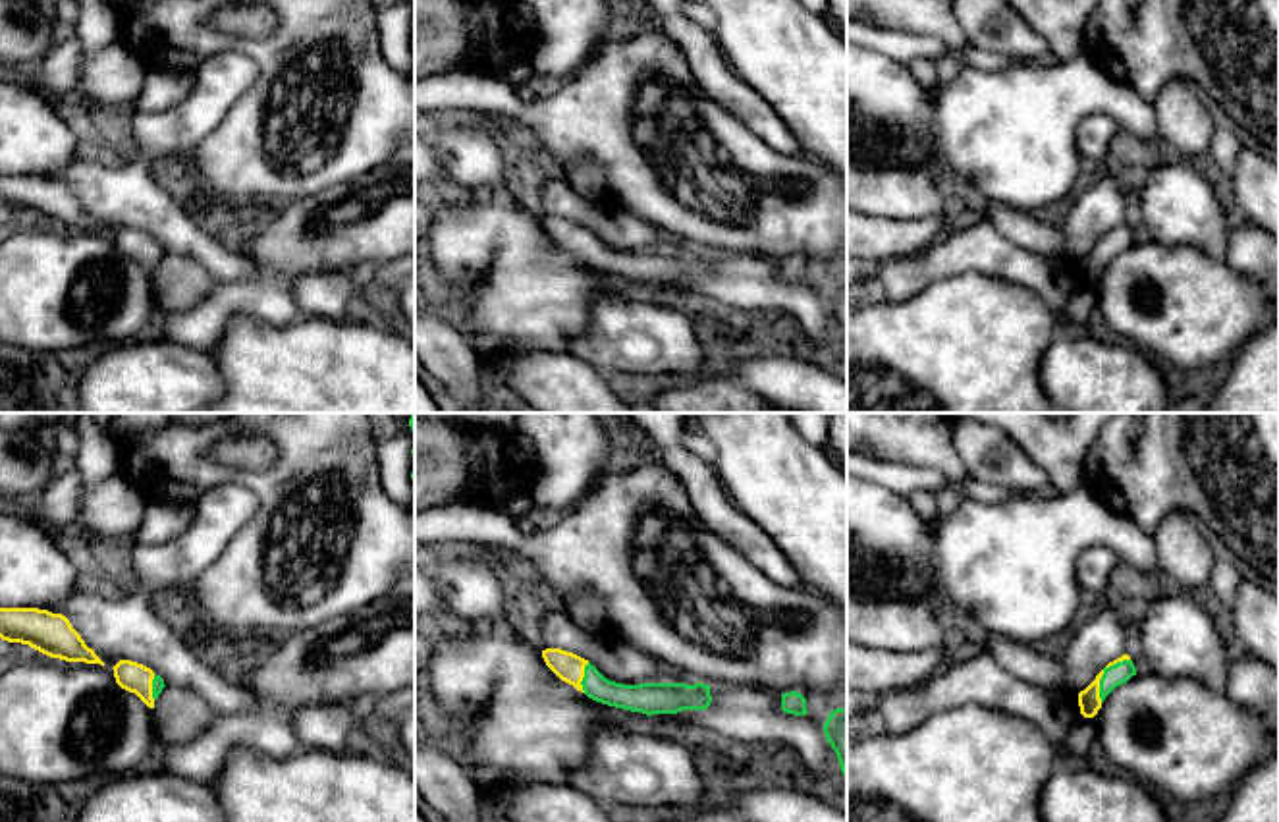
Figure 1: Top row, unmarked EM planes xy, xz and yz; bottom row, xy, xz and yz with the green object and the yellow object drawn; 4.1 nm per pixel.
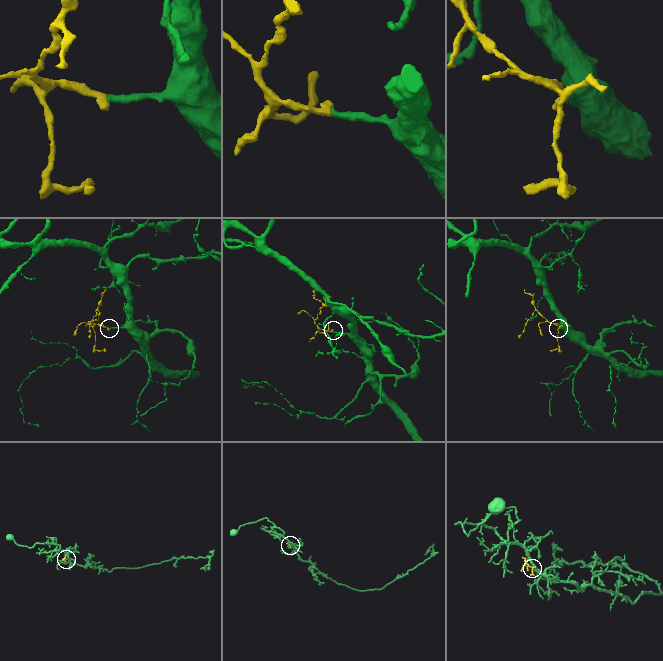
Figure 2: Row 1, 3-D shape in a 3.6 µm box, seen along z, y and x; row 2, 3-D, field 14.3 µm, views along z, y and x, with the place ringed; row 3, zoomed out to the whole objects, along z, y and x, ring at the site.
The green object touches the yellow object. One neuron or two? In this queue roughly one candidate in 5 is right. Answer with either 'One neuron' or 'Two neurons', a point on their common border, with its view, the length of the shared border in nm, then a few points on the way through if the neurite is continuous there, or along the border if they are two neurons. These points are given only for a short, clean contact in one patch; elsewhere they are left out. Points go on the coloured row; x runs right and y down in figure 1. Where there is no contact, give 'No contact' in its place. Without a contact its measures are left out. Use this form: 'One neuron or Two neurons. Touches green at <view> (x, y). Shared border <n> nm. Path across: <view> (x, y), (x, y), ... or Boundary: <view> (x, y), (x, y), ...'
One neuron. Touches green at yz (1104, 674). Shared border 220 nm. Path across: yz (1117, 674), (1104, 674), (1100, 687), (1088, 699)

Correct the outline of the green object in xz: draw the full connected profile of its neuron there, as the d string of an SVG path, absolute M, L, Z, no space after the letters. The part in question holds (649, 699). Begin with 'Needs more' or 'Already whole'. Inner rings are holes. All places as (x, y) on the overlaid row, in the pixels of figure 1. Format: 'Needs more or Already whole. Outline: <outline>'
Needs more. Outline: M542 650L546 666L565 683L588 699L631 710L652 714L677 714L681 710L706 710L712 702L710 685L704 683L640 683L623 685L606 679L588 660L561 650Z

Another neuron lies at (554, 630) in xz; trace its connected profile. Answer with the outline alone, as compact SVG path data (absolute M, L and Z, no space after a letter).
M558 602L546 604L534 623L534 639L542 650L561 648L588 660L606 679L627 685L640 683L689 683L654 656L631 648L608 635L594 635L581 629Z

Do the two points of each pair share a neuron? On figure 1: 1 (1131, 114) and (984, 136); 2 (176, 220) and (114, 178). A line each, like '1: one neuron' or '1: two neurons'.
1: one neuron
2: one neuron

